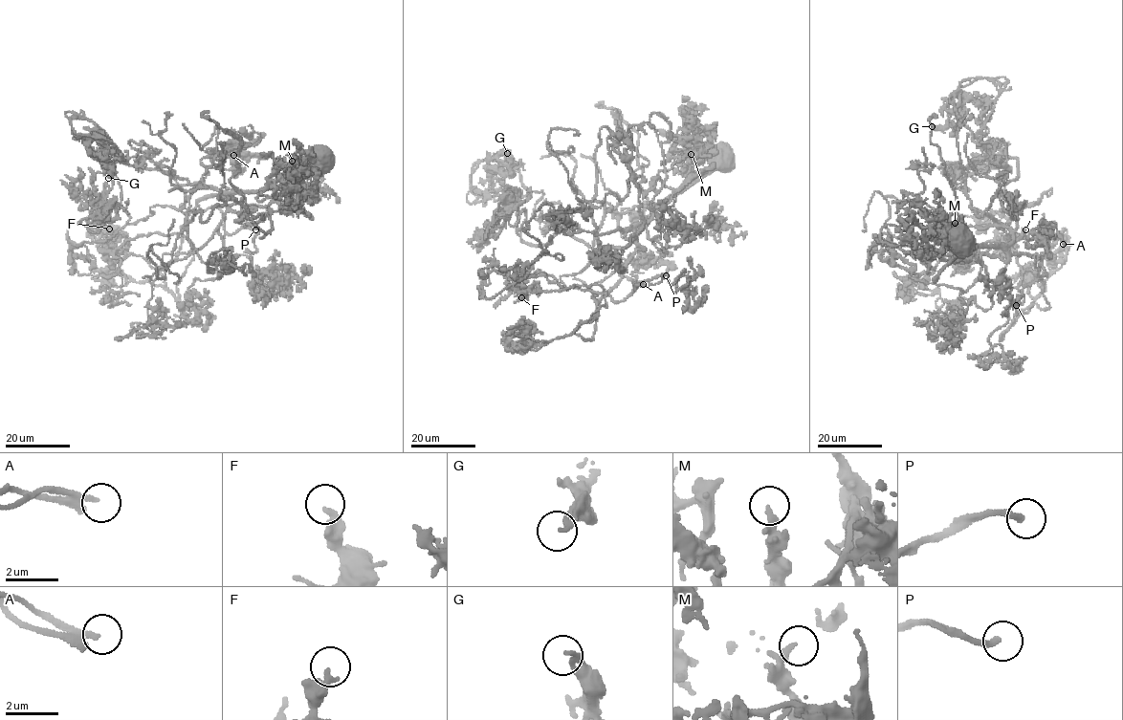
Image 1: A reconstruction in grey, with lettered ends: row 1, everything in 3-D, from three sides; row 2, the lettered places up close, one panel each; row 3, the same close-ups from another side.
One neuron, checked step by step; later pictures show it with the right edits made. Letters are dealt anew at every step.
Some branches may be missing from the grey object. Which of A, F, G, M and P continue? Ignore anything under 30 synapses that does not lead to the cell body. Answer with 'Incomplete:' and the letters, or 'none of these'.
Incomplete: P

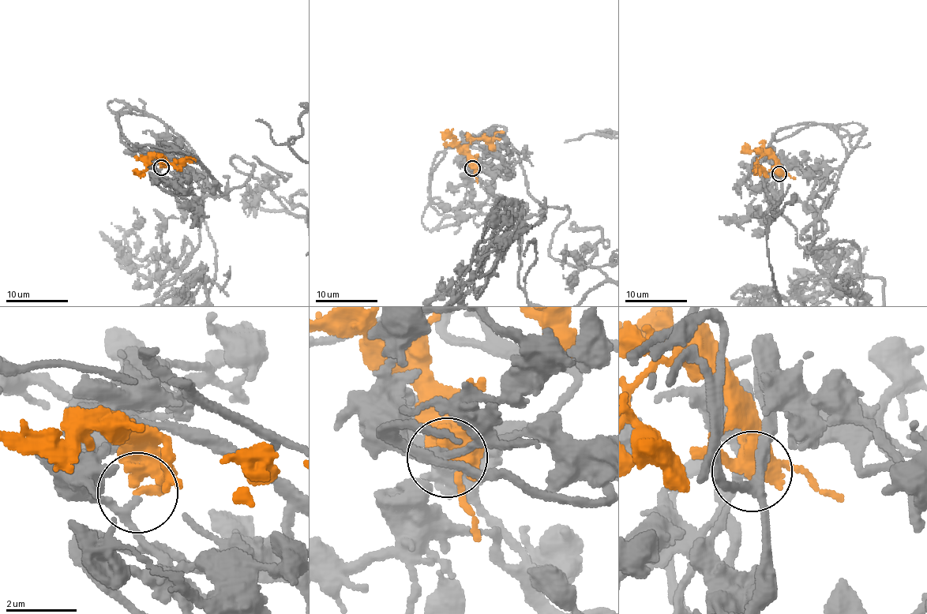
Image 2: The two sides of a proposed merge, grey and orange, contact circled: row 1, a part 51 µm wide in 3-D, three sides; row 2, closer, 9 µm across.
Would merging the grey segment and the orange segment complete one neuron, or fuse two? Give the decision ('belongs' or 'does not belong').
belongs

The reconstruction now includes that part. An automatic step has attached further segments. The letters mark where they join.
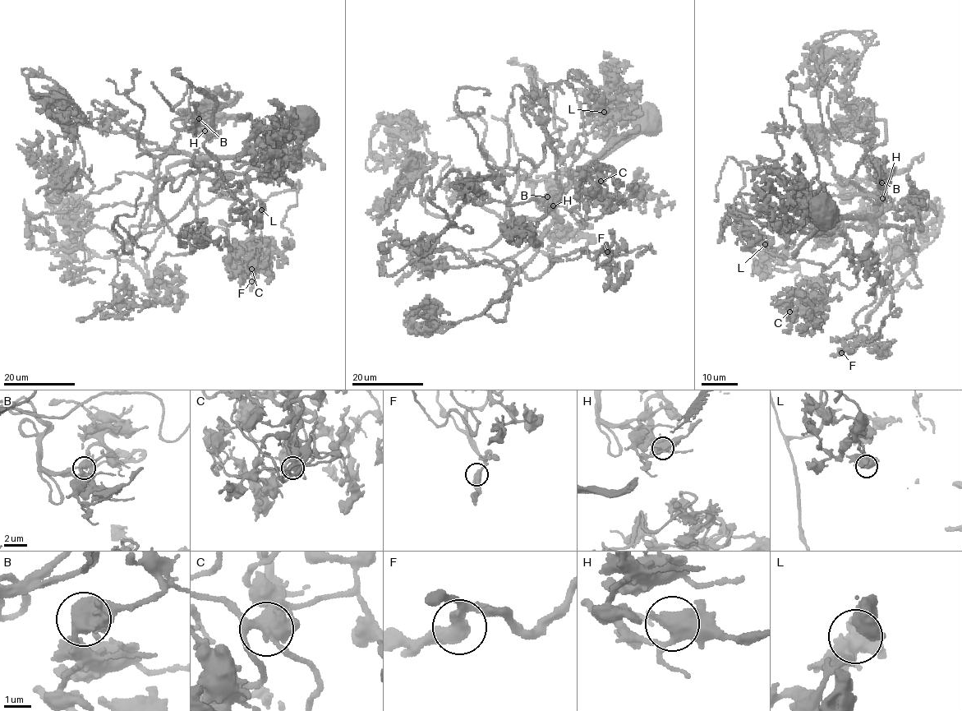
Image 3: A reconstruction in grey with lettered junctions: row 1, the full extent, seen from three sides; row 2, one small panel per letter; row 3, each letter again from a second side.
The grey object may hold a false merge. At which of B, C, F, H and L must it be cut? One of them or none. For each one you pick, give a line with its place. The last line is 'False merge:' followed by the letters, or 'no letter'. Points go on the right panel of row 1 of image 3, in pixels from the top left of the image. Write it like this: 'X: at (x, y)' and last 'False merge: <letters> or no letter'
False merge: no letter

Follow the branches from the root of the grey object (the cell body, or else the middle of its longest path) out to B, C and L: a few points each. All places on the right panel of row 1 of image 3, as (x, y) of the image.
B: (826, 211), (830, 219), (878, 214), (878, 197), (839, 180), (860, 163), (883, 187), (876, 166), (881, 182)
C: (826, 211), (808, 237), (846, 234), (863, 261), (858, 283), (837, 274), (807, 288), (803, 313), (789, 311)
L: (826, 211), (809, 237), (838, 223), (814, 236), (771, 208), (766, 216), (729, 210), (745, 247), (765, 244)

